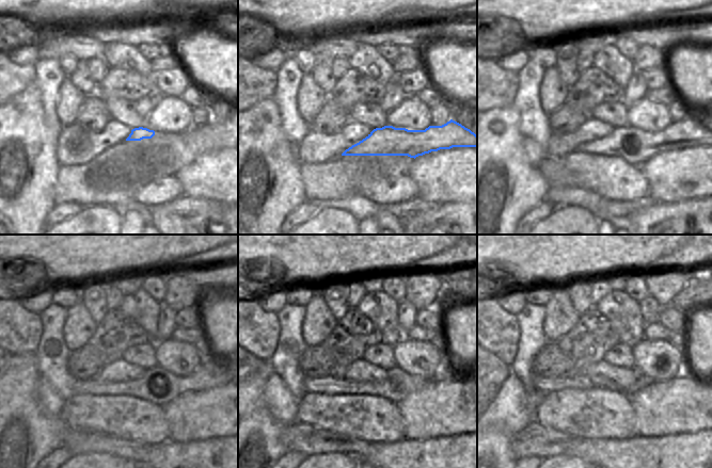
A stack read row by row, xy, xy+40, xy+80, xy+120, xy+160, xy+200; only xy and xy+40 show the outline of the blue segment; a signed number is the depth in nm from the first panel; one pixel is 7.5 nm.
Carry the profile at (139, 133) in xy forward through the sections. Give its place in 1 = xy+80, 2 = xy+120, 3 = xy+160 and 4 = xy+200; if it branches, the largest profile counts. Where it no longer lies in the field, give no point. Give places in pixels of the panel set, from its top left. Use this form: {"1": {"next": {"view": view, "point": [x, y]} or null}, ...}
{"1": {"next": {"view": "xy+80", "point": [634, 145]}}, "2": {"next": {"view": "xy+120", "point": [157, 385]}}, "3": {"next": {"view": "xy+160", "point": [397, 384]}}, "4": {"next": {"view": "xy+200", "point": [543, 385]}}}

